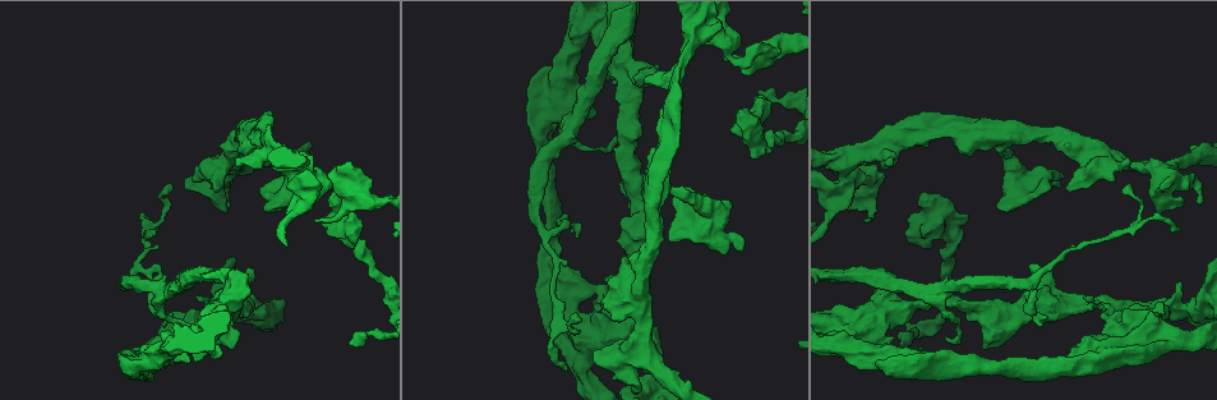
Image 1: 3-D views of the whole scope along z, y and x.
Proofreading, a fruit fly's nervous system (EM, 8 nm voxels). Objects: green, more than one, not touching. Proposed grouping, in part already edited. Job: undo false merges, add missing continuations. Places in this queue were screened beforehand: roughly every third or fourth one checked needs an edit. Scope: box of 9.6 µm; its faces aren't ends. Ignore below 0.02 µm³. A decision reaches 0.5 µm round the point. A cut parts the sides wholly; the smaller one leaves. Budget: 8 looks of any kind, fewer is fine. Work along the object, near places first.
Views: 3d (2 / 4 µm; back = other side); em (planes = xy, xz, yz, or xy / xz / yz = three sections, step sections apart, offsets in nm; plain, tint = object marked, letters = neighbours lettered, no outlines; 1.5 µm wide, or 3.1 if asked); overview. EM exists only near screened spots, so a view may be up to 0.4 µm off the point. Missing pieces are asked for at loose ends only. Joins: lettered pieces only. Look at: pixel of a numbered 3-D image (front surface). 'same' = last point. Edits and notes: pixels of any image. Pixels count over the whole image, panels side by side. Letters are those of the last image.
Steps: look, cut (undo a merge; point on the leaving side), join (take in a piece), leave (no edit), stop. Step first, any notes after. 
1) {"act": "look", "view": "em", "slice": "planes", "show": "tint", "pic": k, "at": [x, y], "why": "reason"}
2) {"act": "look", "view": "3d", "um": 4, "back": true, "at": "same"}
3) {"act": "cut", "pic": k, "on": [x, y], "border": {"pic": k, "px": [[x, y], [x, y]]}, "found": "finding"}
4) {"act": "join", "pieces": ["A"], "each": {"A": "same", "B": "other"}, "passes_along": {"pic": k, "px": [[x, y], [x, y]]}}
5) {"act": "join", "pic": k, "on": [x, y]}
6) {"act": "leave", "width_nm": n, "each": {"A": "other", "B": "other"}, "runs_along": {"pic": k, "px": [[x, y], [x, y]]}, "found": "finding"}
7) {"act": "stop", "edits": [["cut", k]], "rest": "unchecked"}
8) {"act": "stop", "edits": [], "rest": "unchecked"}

{"act": "look", "view": "3d", "um": 2, "pic": 1, "at": [214, 187], "why": "branch stops here"}

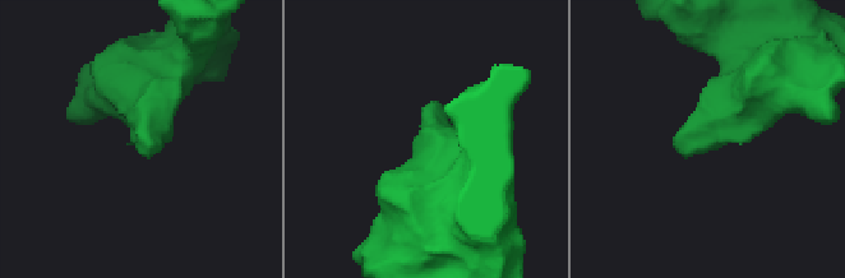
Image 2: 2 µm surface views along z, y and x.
{"act": "look", "view": "em", "slice": "yz", "step": 8, "show": "tint", "pic": 2, "at": [147, 145], "why": "need the tissue"}

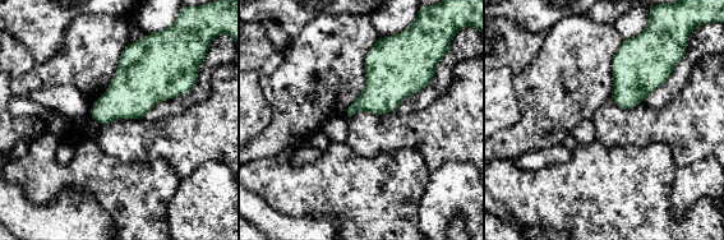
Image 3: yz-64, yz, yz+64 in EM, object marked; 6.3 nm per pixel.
{"act": "look", "view": "em", "slice": "planes", "show": "letters", "at": "same", "why": "another direction"}

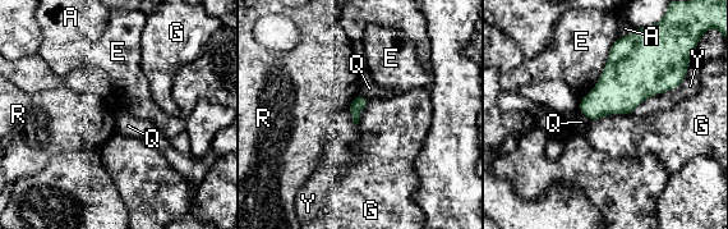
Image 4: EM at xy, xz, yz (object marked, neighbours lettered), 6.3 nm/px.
{"act": "leave", "each": {"A": "other", "E": "other", "G": "other", "Q": "other", "R": "other", "Y": "other"}, "border": {"pic": 4, "px": [[632, 111], [603, 114], [591, 122]]}, "found": "none of them fits"}

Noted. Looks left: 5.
{"act": "look", "view": "em", "slice": "xz", "step": 4, "show": "letters", "pic": 1, "at": [760, 92]}

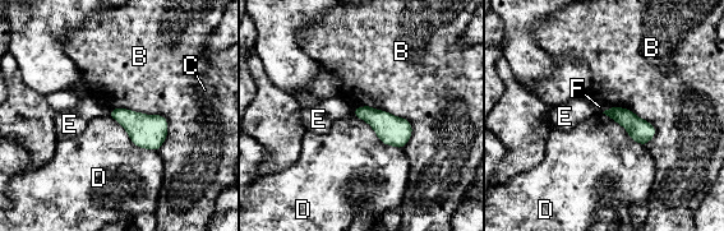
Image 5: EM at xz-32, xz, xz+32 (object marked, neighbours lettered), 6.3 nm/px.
{"act": "look", "view": "em", "slice": "planes", "show": "letters", "at": "same"}

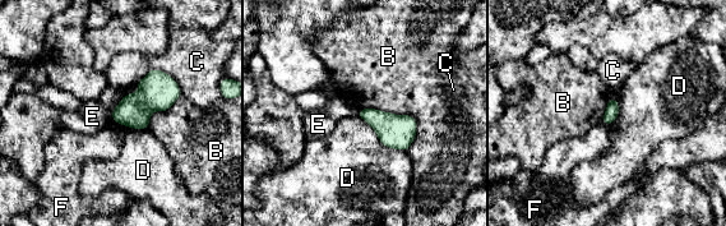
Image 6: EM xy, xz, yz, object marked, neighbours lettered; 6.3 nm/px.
{"act": "leave", "each": {"B": "other", "C": "other", "D": "other", "E": "other", "F": "other"}, "border": {"pic": 6, "px": [[356, 115], [383, 144], [405, 151]]}, "found": "no lettered piece goes on from it"}

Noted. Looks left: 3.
{"act": "look", "view": "em", "slice": "planes", "show": "letters", "pic": 1, "at": [268, 133], "why": "an open end"}

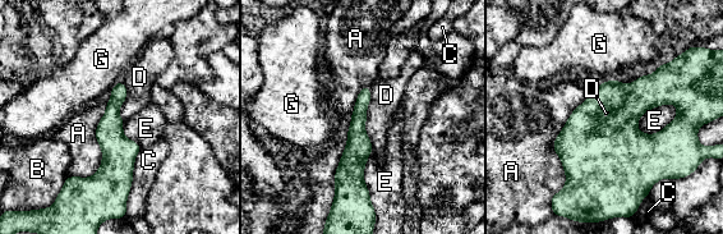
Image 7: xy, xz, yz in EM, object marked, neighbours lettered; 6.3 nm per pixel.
{"act": "leave", "each": {"A": "other", "B": "other", "C": "other", "D": "other", "E": "other", "G": "other"}, "runs_along": {"pic": 7, "px": [[120, 86], [113, 106], [111, 192]]}, "found": "no lettered piece goes on from it"}

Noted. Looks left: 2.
{"act": "stop", "edits": [], "rest": "unchecked"}

